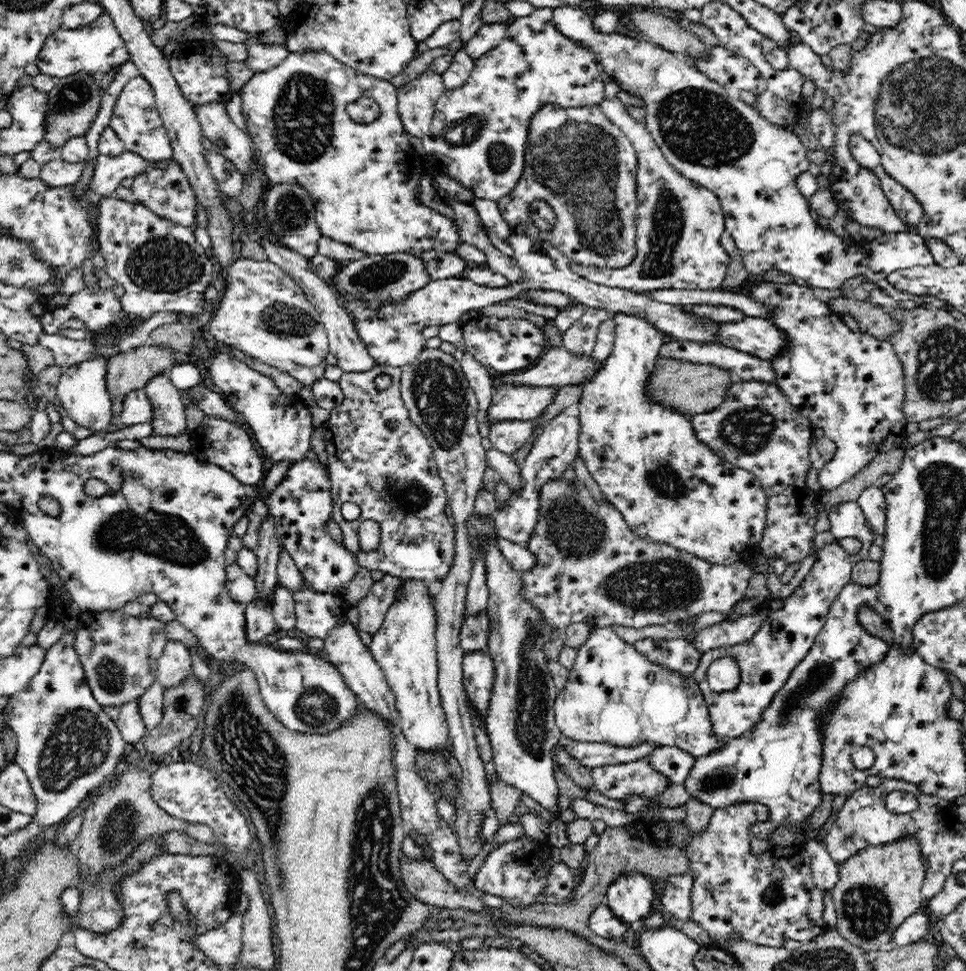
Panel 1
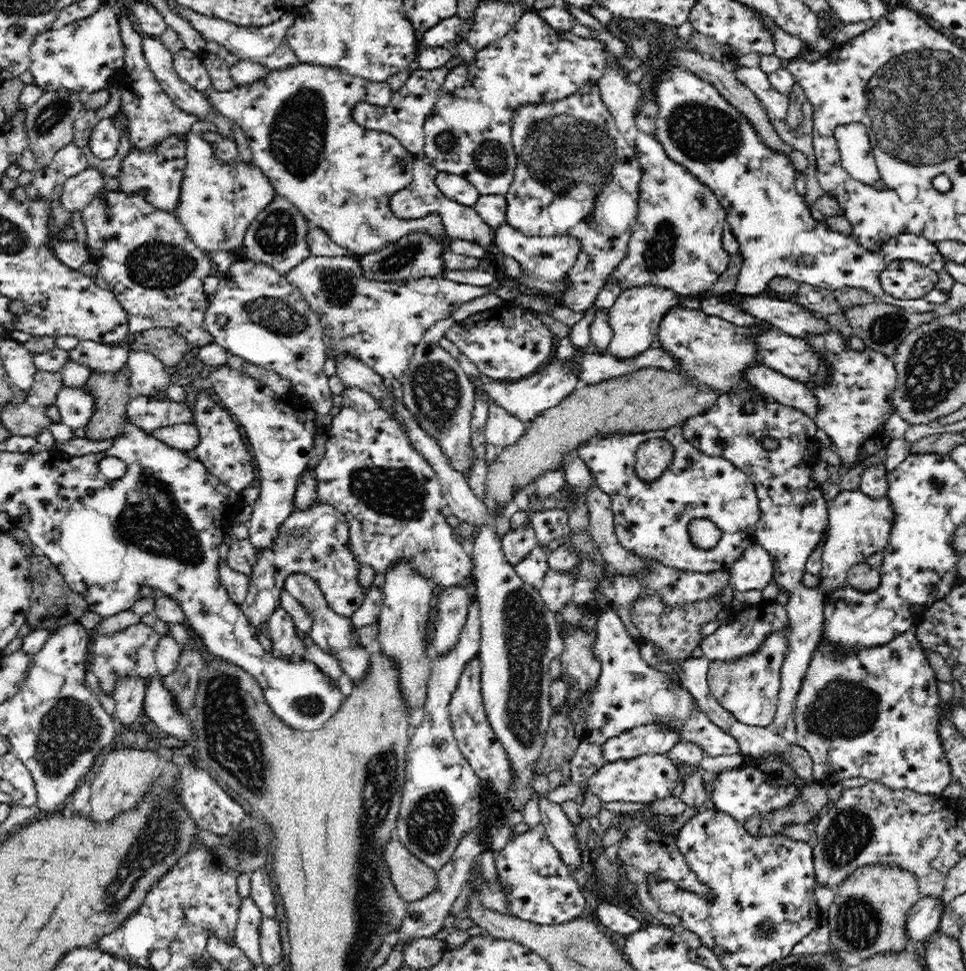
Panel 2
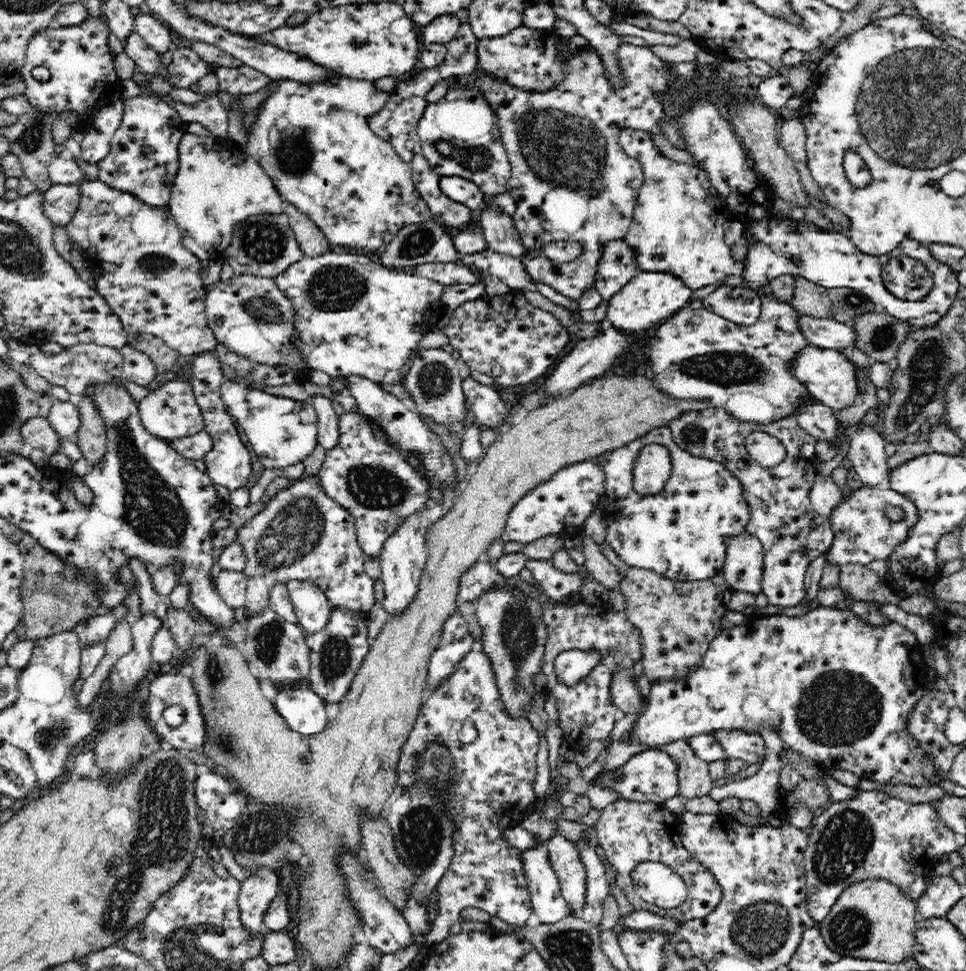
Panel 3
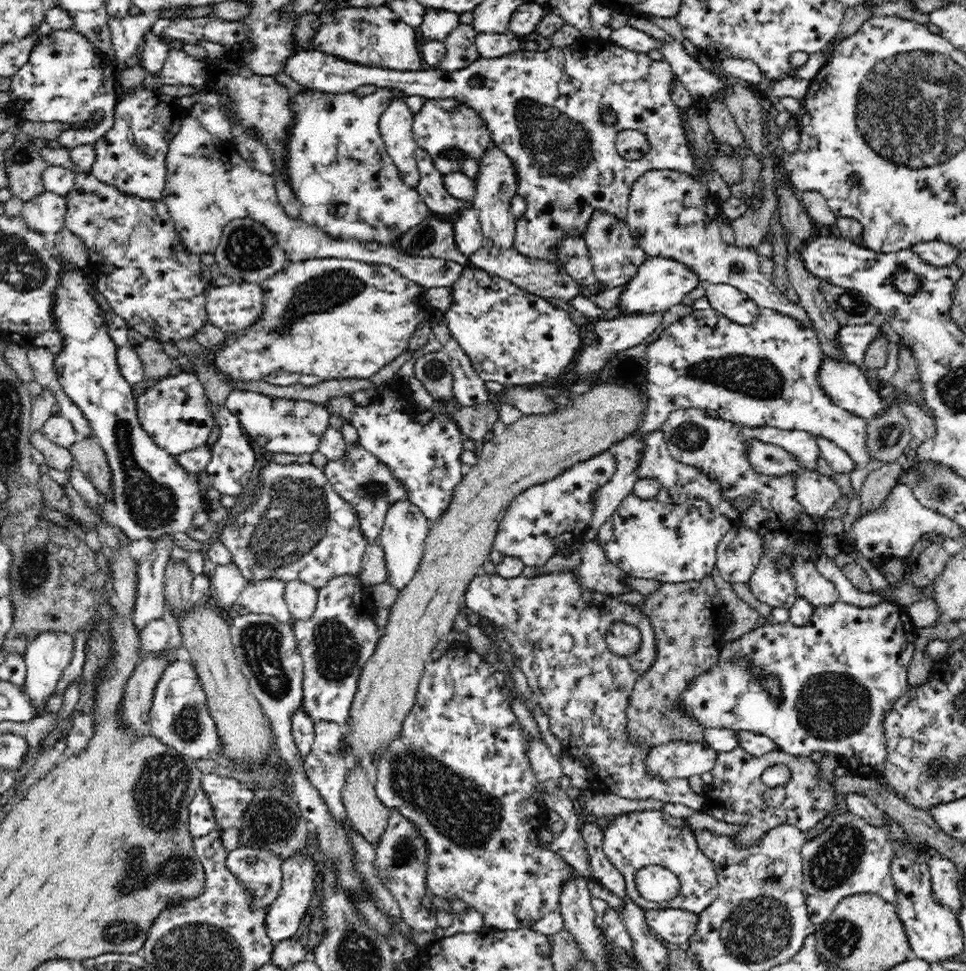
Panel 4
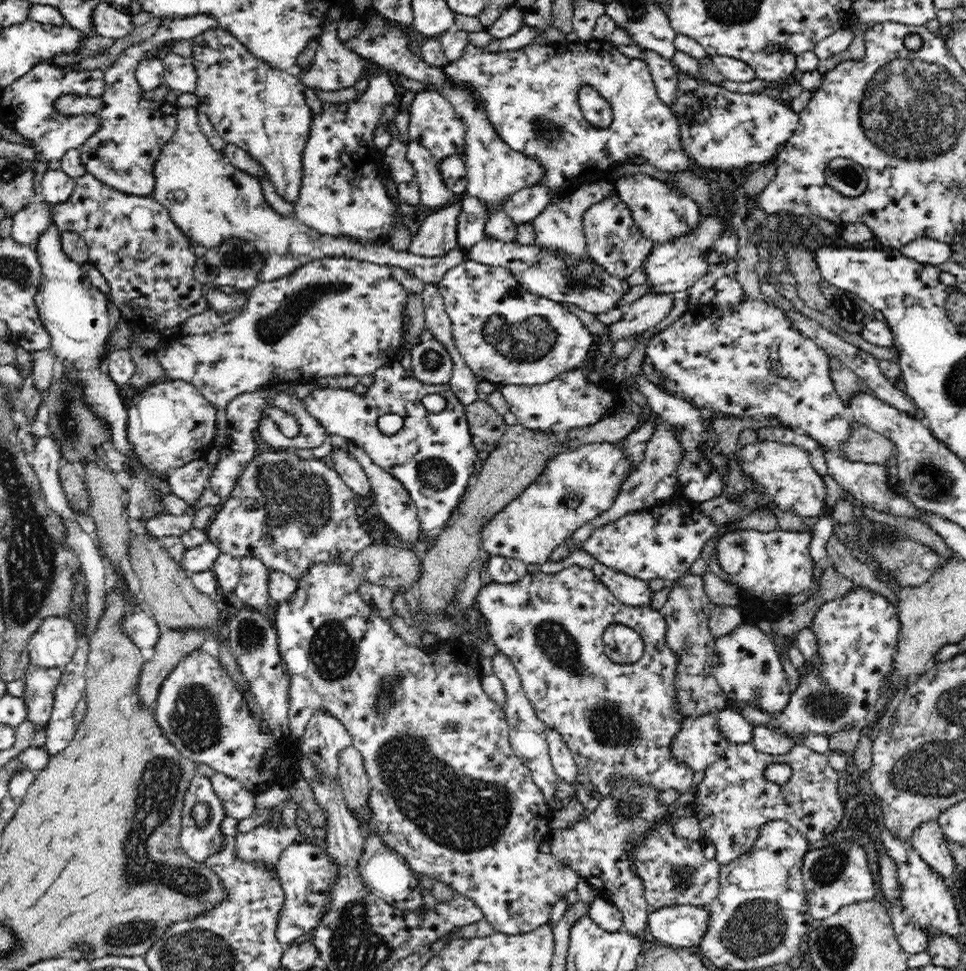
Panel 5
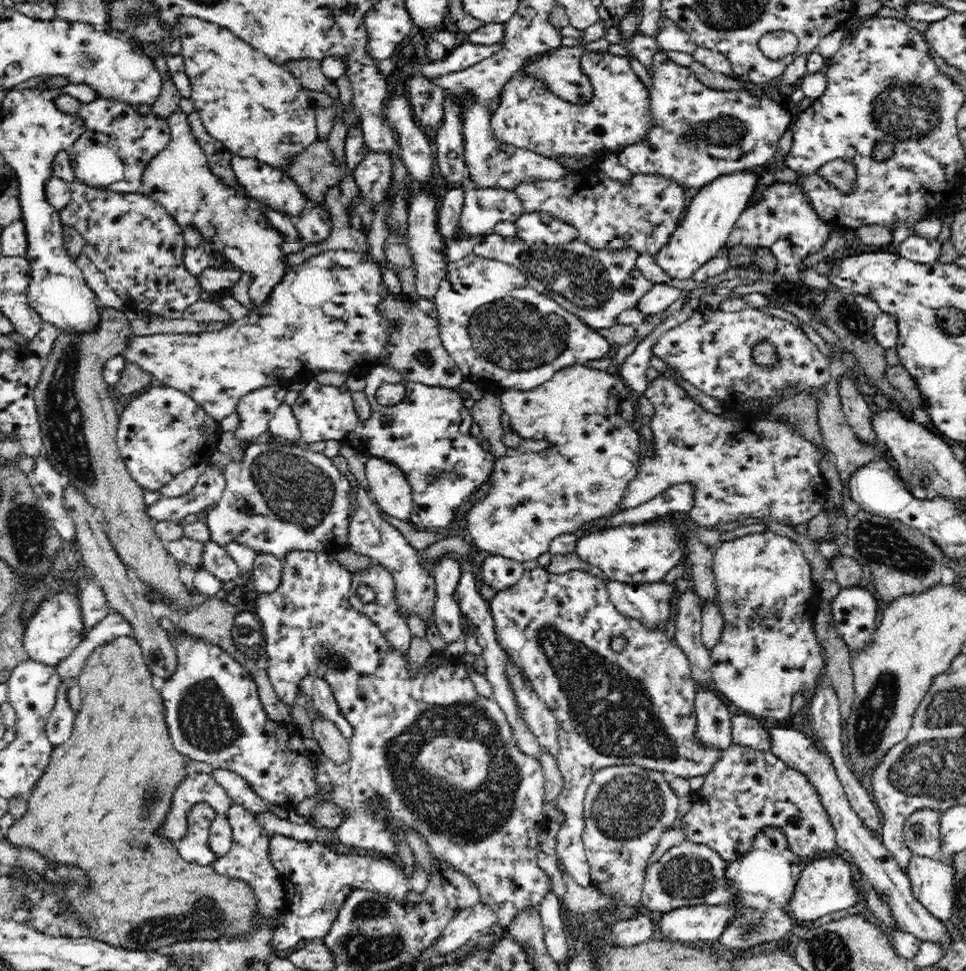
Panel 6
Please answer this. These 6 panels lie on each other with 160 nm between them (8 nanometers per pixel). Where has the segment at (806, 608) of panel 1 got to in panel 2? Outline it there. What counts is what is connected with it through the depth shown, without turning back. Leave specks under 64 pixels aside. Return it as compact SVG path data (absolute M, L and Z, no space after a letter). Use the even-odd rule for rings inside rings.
M860 489L838 493L834 499L827 502L827 511L829 516L828 536L821 556L822 571L820 578L822 578L822 584L820 584L820 588L817 588L825 596L829 592L847 586L847 574L852 566L856 563L866 563L869 556L884 550L889 541L893 522L896 521L896 512L893 511L893 505L888 496L866 496L866 493ZM789 628L768 634L762 648L752 656L734 659L733 662L710 662L707 683L720 705L738 722L748 726L766 728L771 725L777 712L780 690L780 670L789 650Z

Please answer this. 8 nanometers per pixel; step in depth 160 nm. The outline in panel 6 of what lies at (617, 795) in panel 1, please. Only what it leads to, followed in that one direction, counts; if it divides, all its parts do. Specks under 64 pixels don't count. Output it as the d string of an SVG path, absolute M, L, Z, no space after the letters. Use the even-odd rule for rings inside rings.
M698 689L695 698L695 714L698 720L697 724L697 740L701 740L701 744L713 745L720 751L726 750L733 743L732 736L732 714L724 704L721 696L714 695L712 690Z

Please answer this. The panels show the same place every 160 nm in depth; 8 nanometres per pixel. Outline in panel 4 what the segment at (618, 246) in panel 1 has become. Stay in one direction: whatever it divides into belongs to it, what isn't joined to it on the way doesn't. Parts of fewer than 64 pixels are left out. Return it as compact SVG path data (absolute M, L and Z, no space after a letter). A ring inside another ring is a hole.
M600 36L596 37L585 37L580 40L580 43L575 43L573 46L564 46L564 48L554 48L540 52L540 51L528 51L528 50L516 50L512 54L506 54L502 58L482 58L479 56L476 60L472 61L466 68L460 68L454 70L454 72L448 72L438 68L424 68L417 71L391 71L386 68L374 68L370 65L356 64L353 61L342 60L341 57L332 56L329 53L322 52L320 49L312 51L302 50L297 51L293 55L290 55L288 60L285 62L285 66L282 67L284 74L290 76L302 84L305 89L311 89L322 93L342 94L353 92L364 84L374 84L377 88L384 87L387 89L396 89L398 92L405 94L406 96L420 96L421 98L430 99L454 99L460 100L460 103L466 105L469 109L477 112L477 114L486 122L487 128L491 133L493 142L498 148L502 148L502 152L510 158L510 161L514 162L514 167L518 169L517 175L517 191L516 196L523 198L526 201L526 212L521 219L517 219L515 226L515 240L513 247L521 252L524 256L537 257L540 260L553 261L560 265L558 257L556 257L556 251L554 248L558 246L559 241L562 241L567 235L570 237L585 237L585 233L588 227L588 220L592 218L594 212L603 210L609 212L614 216L617 216L620 220L626 220L628 198L630 198L630 186L642 176L646 171L649 170L674 170L680 173L693 174L696 170L696 160L692 156L692 148L688 145L686 140L686 134L684 134L684 128L682 128L682 122L684 122L685 114L680 114L680 109L676 107L676 104L672 101L673 88L672 82L676 77L672 70L672 65L668 61L657 61L652 60L647 53L640 51L634 51L623 46L616 44L612 39L604 39ZM610 109L616 115L616 124L609 126L603 122L603 111ZM625 130L634 130L640 132L643 136L646 136L646 140L650 145L648 152L644 156L640 157L639 160L628 161L627 159L621 158L617 152L615 145L615 139L617 135Z

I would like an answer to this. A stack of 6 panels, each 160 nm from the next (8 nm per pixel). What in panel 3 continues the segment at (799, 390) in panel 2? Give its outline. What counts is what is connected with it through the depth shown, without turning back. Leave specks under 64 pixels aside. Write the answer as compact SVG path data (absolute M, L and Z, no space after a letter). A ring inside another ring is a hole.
M815 399L809 406L802 407L796 415L798 424L816 440L836 442L839 430L833 409Z

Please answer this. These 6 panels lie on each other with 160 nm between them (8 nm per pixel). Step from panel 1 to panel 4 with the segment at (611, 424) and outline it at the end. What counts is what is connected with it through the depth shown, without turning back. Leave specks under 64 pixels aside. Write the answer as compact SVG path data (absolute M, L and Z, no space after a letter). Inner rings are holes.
M650 256L639 267L638 272L625 285L617 306L623 314L638 312L666 312L682 303L682 298L698 285L703 284L696 273L672 257ZM652 431L645 436L645 451L637 468L640 477L654 477L661 483L661 491L653 499L644 500L628 494L613 515L600 526L596 539L606 558L630 577L664 583L703 580L716 567L716 548L722 536L738 525L738 510L730 499L722 497L718 483L710 475L674 460L664 441L663 432Z

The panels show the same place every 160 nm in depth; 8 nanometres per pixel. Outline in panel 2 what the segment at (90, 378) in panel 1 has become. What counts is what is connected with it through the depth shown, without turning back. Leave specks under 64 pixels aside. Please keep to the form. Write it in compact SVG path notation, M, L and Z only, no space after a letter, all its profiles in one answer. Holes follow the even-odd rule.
M85 386L63 387L58 391L54 404L58 407L60 422L72 427L72 430L90 424L94 397L90 391L86 391Z

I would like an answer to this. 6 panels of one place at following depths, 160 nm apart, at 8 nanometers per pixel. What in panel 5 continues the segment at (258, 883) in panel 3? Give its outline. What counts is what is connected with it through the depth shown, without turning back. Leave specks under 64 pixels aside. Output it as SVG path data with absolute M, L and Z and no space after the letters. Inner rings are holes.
M290 798L284 802L277 826L264 824L250 832L237 834L237 858L242 861L263 862L267 868L276 871L280 854L289 844L301 840L294 821L297 810L297 803Z

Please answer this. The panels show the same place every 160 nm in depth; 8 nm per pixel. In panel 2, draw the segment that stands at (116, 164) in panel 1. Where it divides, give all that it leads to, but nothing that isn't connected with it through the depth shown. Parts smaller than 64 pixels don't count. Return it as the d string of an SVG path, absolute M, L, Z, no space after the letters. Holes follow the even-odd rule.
M93 167L67 178L63 184L61 197L56 197L62 207L71 214L79 214L94 196L104 187L104 174Z

